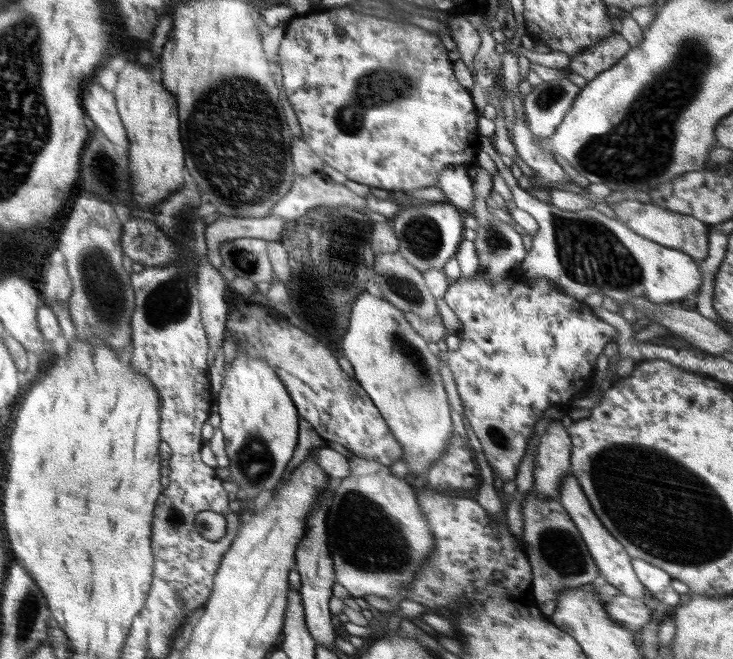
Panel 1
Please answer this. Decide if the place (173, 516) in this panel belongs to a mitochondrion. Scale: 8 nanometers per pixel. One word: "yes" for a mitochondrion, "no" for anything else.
yes

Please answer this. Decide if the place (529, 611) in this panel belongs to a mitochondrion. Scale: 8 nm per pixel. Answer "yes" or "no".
no

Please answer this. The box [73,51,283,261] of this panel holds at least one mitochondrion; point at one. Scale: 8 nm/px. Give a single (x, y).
(105, 170)

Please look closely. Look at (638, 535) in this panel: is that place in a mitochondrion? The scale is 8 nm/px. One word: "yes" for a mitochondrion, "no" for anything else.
yes

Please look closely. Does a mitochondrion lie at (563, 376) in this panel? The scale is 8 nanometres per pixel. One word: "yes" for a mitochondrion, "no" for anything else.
no

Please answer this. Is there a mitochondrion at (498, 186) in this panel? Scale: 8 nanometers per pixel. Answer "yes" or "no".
no

